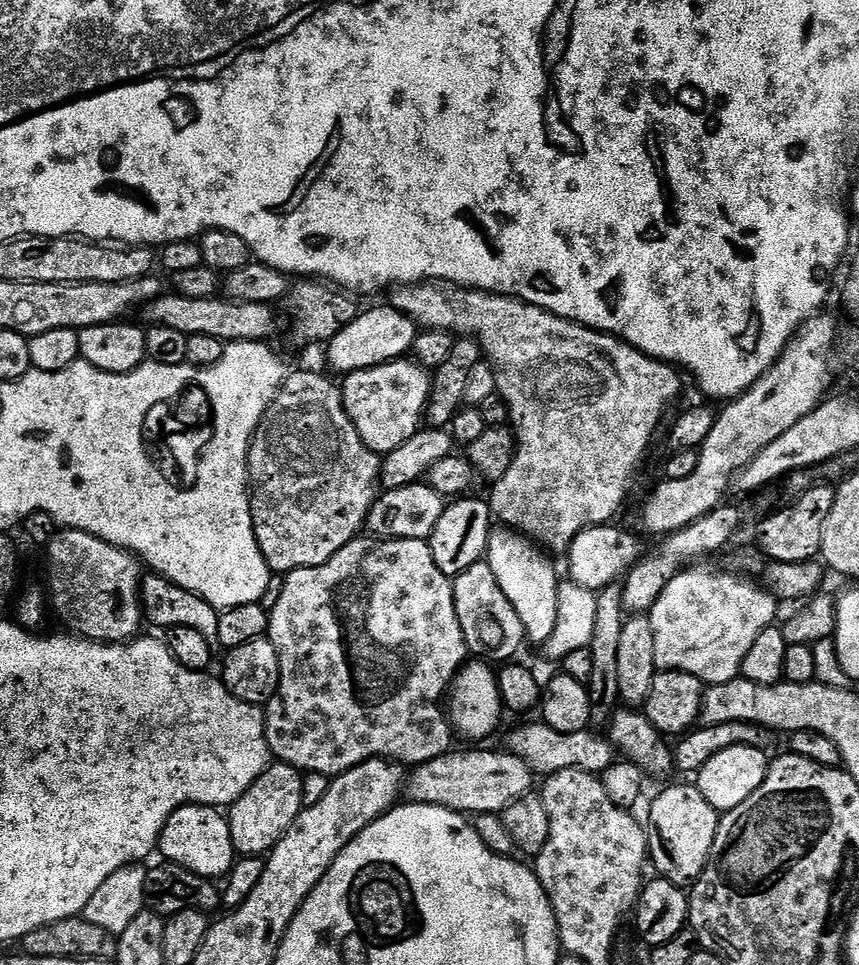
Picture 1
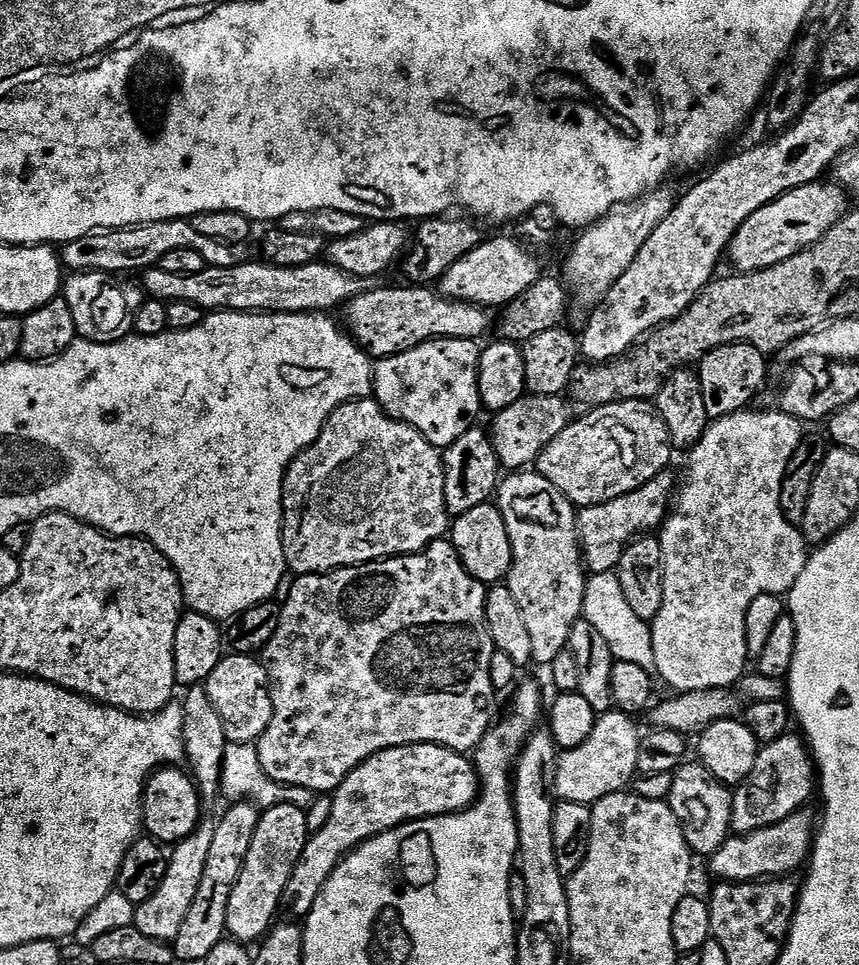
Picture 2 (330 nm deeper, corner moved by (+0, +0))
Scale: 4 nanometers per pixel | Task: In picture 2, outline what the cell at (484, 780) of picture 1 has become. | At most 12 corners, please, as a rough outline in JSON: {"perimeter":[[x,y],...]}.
{"perimeter":[[625,712],[597,719],[559,753],[555,795],[589,806],[637,779],[642,732]]}

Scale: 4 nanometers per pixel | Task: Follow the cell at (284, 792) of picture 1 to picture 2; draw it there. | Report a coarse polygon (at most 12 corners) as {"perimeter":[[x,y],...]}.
{"perimeter":[[305,809],[261,811],[227,935],[268,935],[309,835]]}

